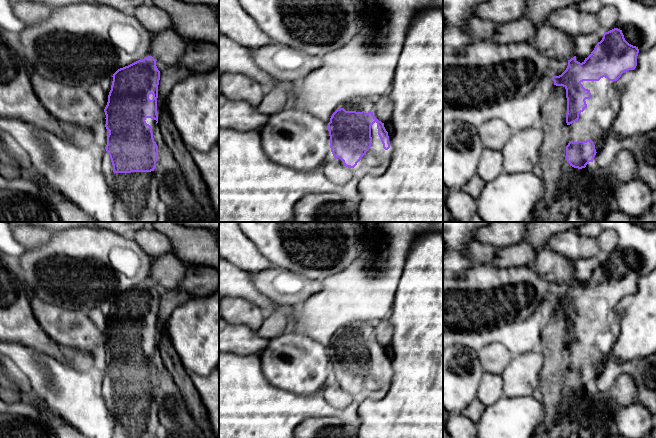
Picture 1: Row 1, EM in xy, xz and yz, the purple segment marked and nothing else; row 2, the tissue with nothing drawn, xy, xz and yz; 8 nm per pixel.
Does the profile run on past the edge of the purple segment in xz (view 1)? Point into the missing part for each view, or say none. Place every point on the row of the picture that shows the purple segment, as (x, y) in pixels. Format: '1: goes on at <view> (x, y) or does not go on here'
1: goes on at xz (376, 160)

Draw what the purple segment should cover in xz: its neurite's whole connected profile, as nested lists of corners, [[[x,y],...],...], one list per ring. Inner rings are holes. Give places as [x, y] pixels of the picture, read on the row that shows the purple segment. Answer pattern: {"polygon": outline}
{"polygon": [[[343,106],[328,123],[331,152],[357,175],[383,174],[391,162],[392,136],[370,106]]]}

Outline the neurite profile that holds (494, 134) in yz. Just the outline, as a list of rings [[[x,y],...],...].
[[[491,119],[478,127],[478,134],[484,148],[501,150],[512,135],[508,124],[501,119]]]

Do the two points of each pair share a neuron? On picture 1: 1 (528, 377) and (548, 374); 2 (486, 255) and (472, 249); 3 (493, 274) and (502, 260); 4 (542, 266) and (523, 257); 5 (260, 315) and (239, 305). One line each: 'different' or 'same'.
1: different
2: same
3: different
4: different
5: same

